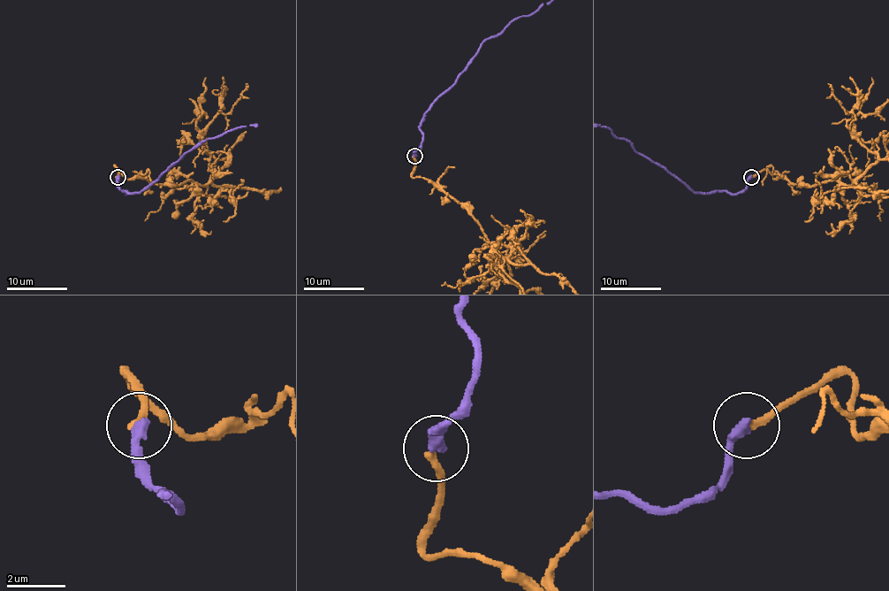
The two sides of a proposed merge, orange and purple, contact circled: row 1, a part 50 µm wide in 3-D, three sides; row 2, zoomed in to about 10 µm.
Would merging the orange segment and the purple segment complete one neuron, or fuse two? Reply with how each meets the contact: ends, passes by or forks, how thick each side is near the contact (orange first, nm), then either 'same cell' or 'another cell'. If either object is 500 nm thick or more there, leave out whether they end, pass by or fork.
orange ends | purple ends | 240/380 nm | same cell

